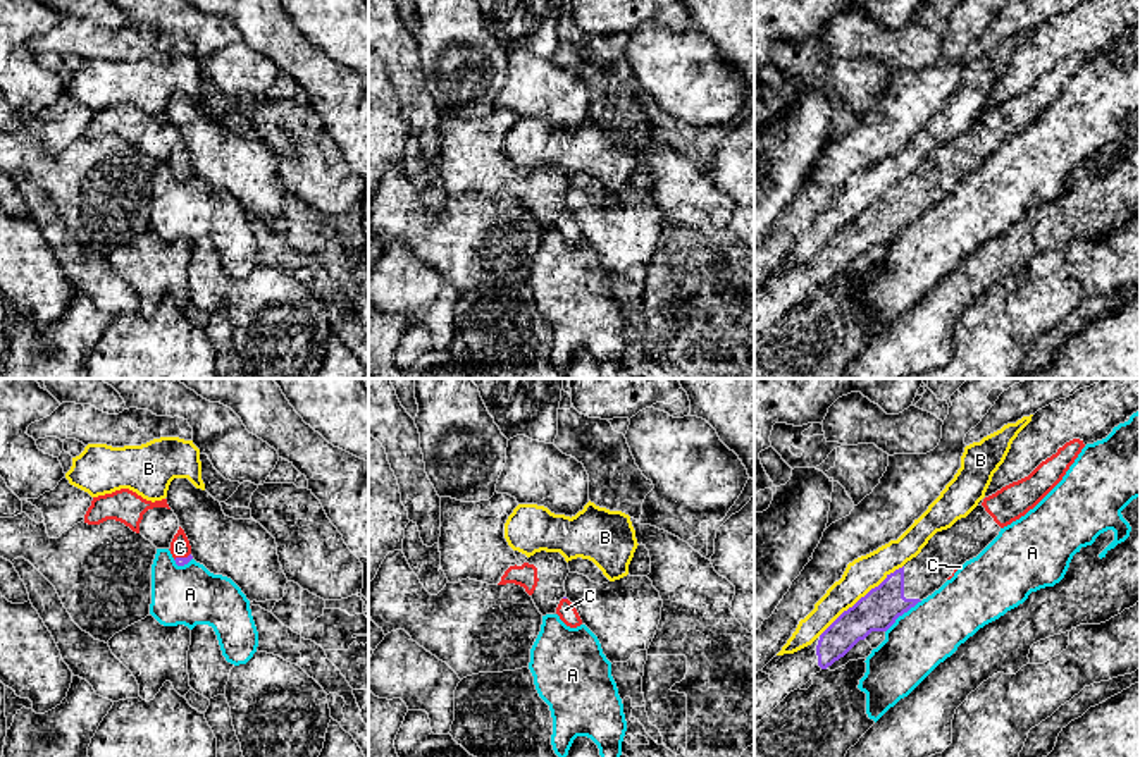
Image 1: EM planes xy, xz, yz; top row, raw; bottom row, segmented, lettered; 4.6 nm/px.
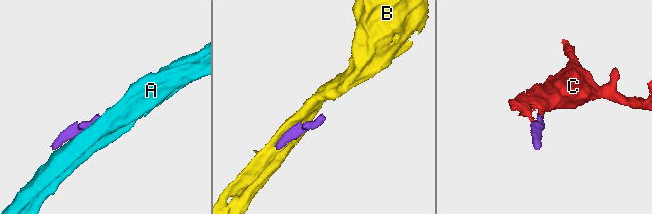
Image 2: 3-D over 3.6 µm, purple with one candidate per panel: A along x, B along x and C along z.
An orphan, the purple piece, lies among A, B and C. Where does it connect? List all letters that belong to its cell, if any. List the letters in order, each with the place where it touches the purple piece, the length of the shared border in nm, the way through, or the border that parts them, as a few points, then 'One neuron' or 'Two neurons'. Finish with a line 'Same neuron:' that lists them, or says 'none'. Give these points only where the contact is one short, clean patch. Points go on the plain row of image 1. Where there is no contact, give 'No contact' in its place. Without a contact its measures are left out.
A: Touches purple at yz (903, 227). Shared border 220 nm. Two neurons
B: Touches purple at yz (861, 212). Shared border 500 nm. Two neurons
C: Touches purple at xy (181, 172). Shared border 90 nm. One neuron
Same neuron: C

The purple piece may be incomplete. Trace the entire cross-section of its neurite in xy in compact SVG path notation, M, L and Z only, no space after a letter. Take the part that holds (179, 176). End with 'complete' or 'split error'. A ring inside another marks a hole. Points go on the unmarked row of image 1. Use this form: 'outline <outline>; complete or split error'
outline M129 103L93 112L84 138L100 139L107 134L124 138L157 163L169 163L177 181L184 181L193 174L189 155L167 114L152 117Z; split error

